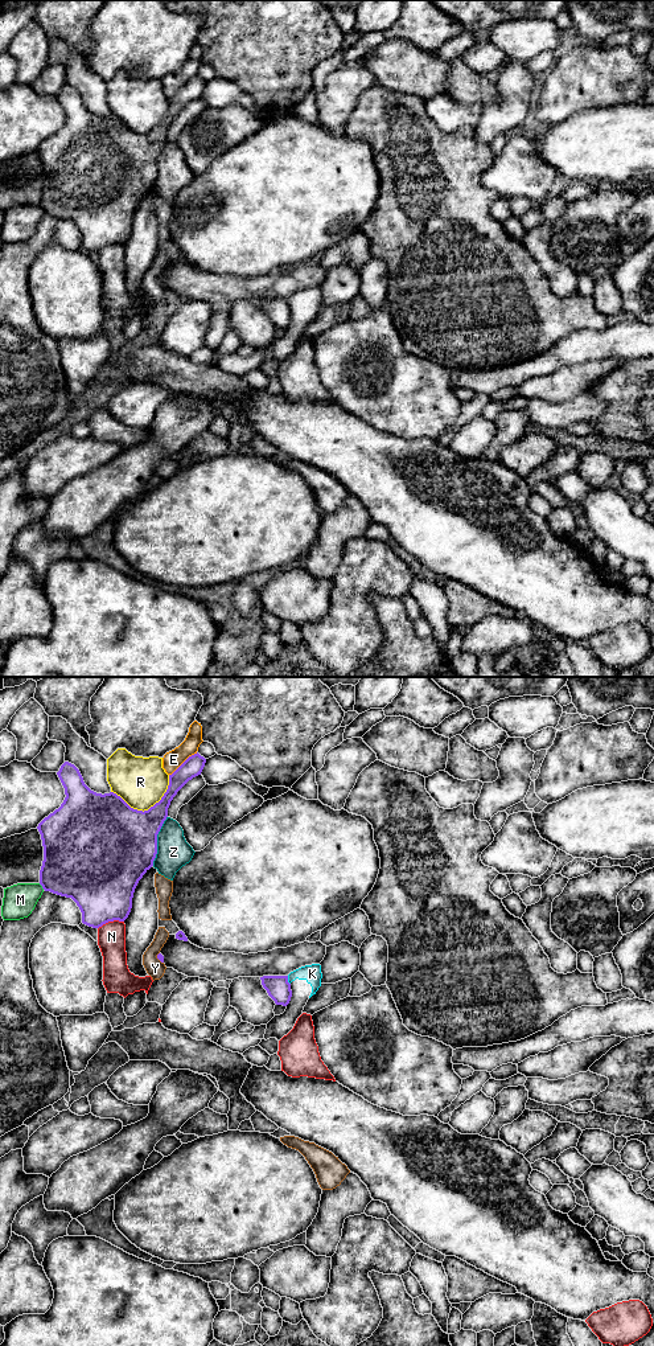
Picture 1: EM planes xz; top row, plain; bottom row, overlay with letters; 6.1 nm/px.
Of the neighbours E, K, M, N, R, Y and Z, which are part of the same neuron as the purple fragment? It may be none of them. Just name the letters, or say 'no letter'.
no letter

